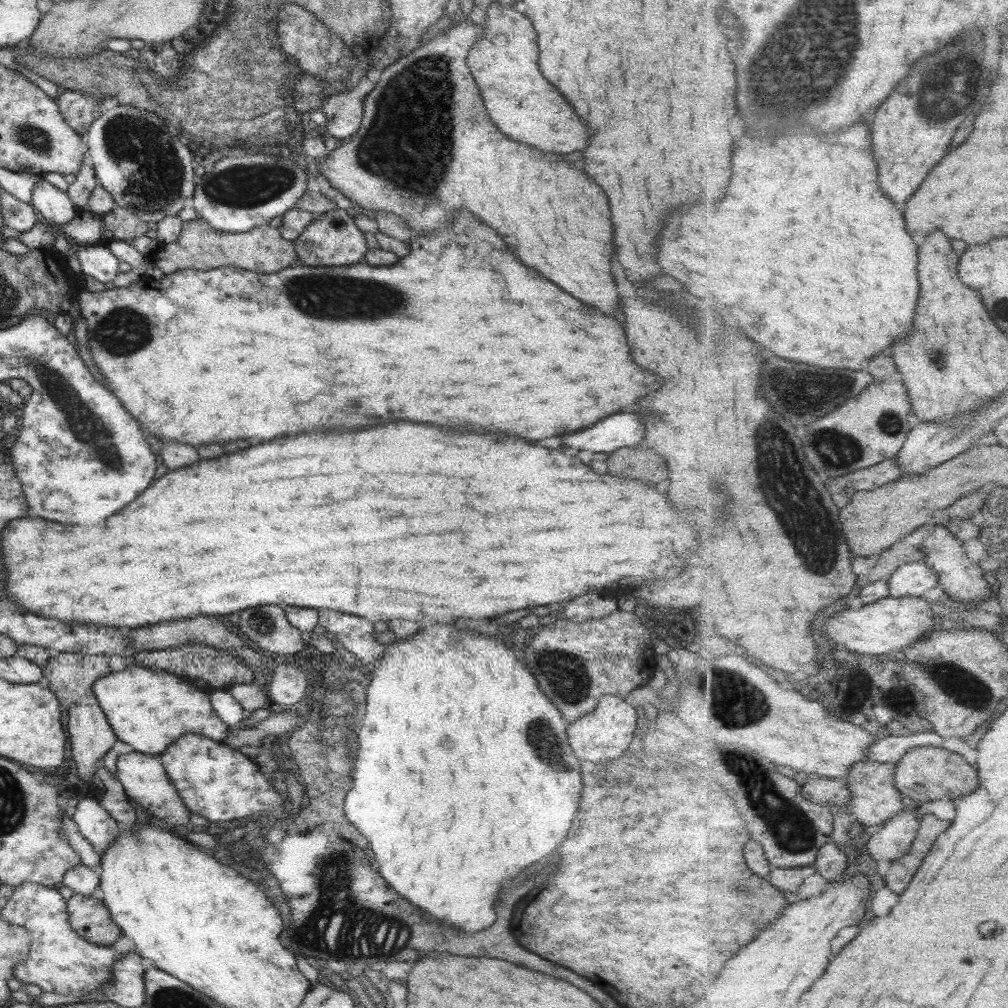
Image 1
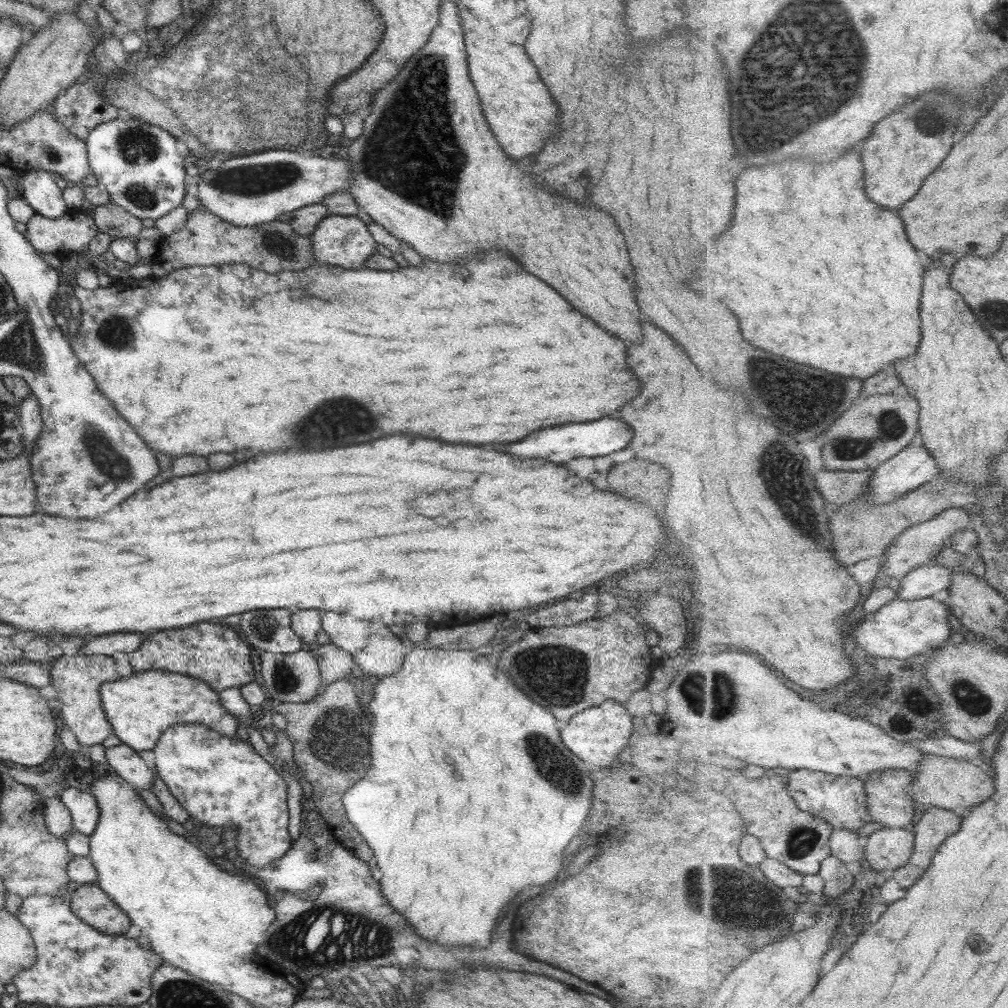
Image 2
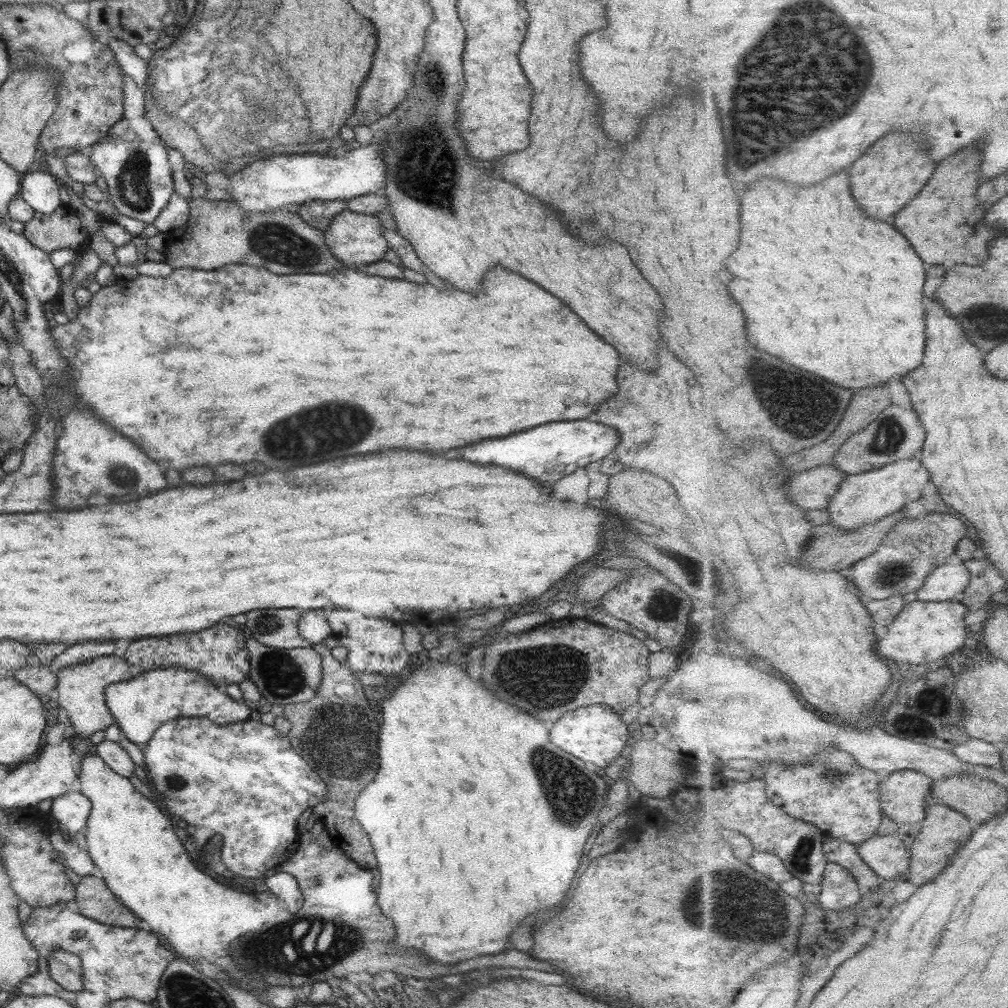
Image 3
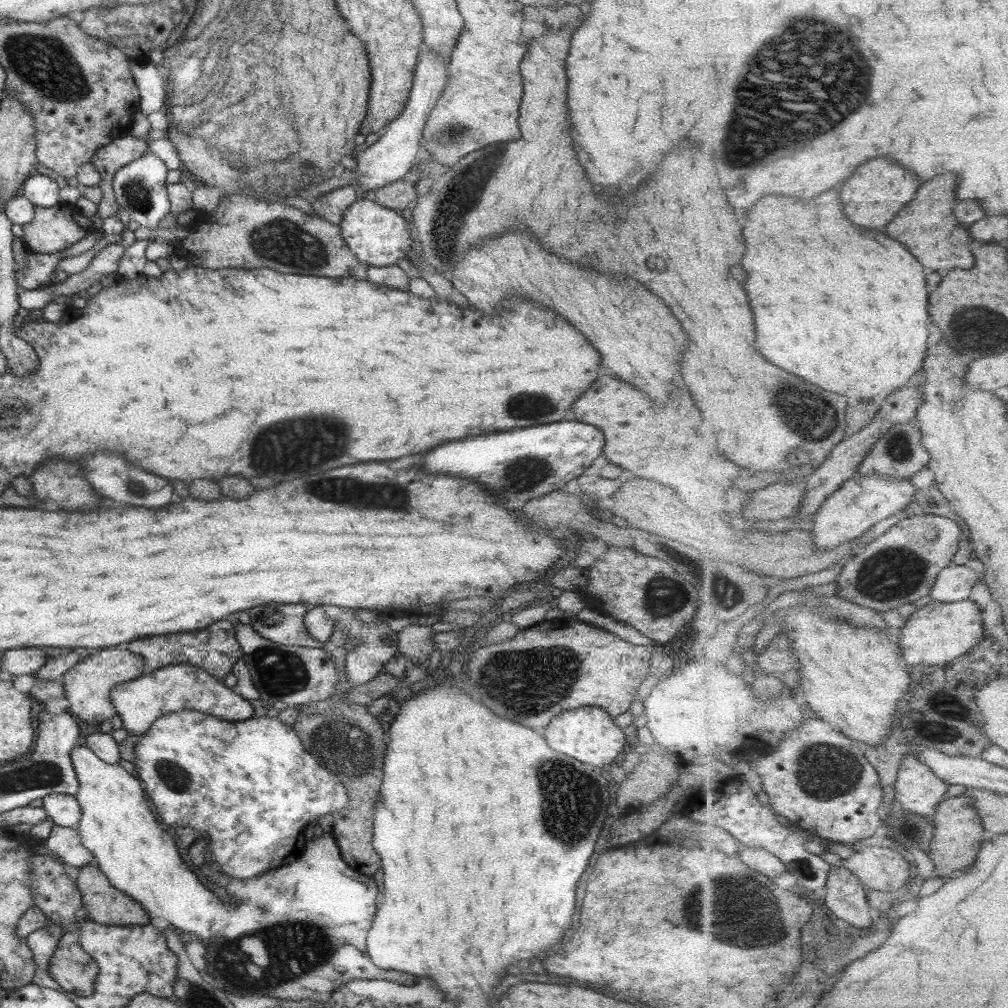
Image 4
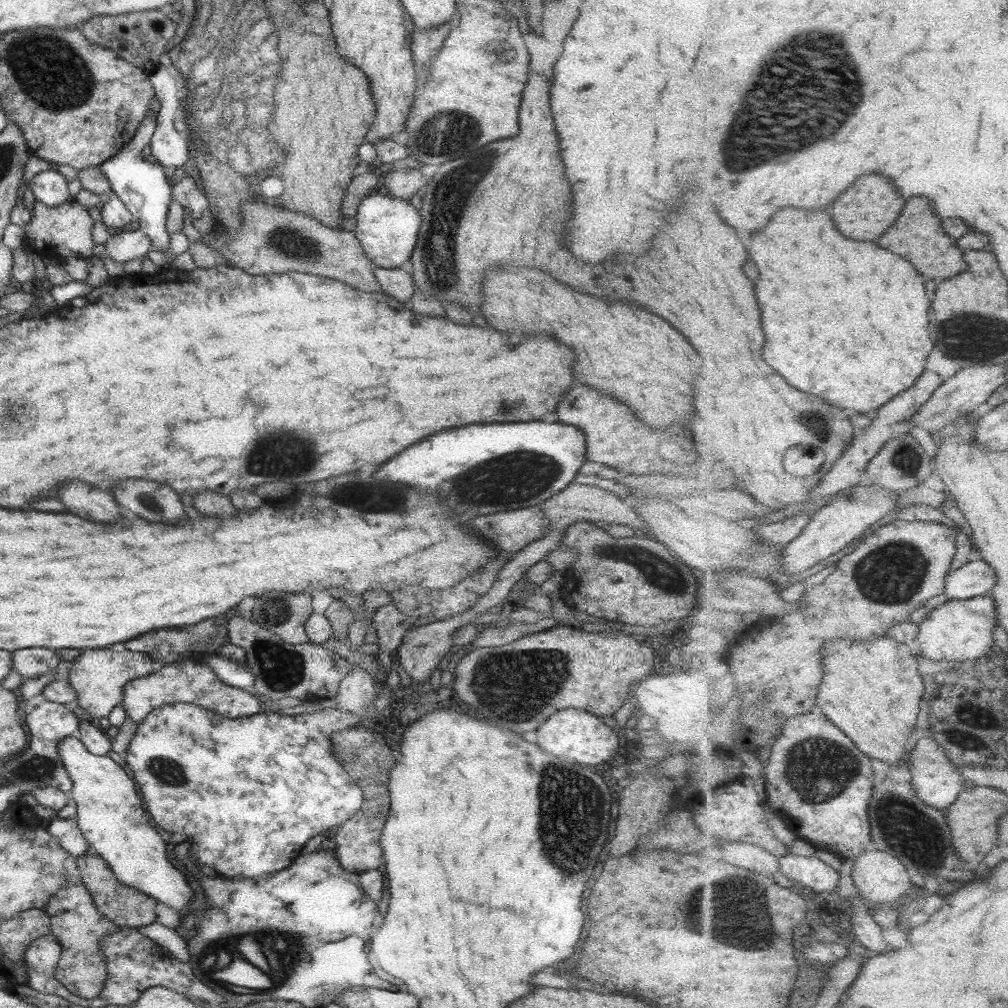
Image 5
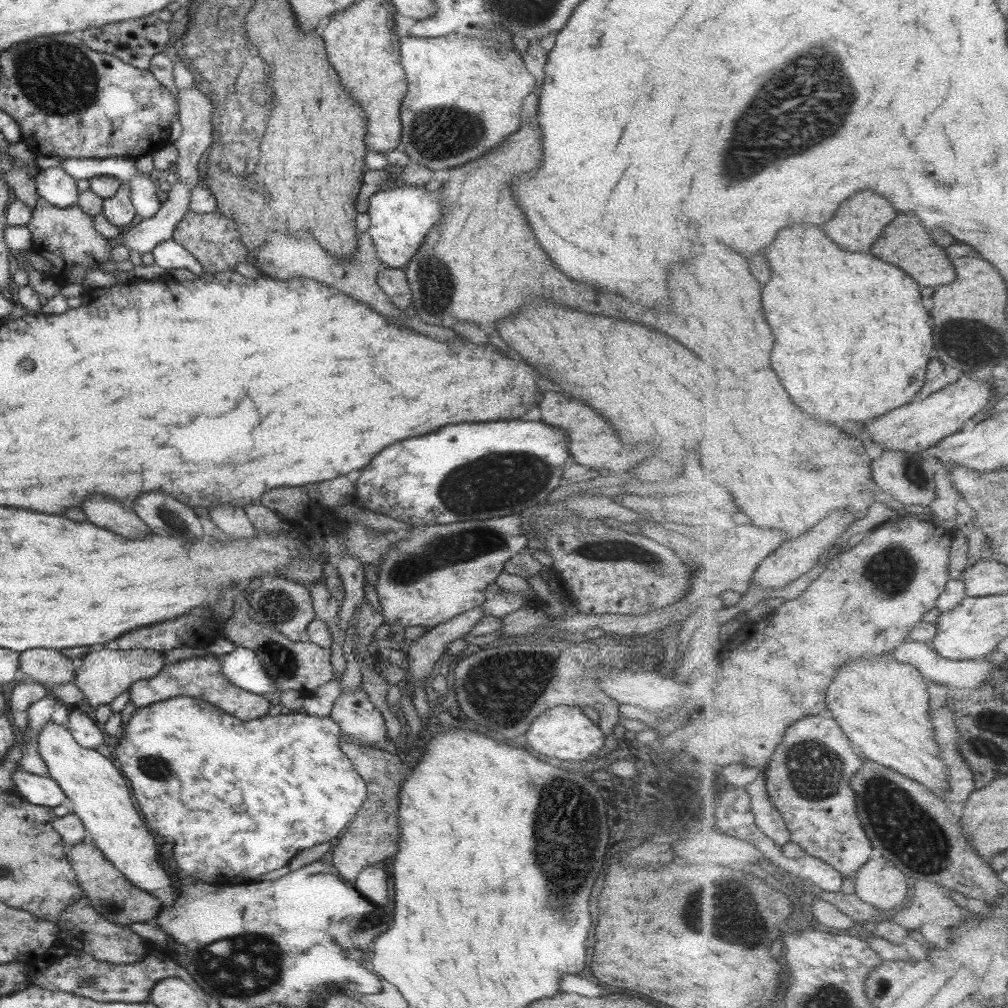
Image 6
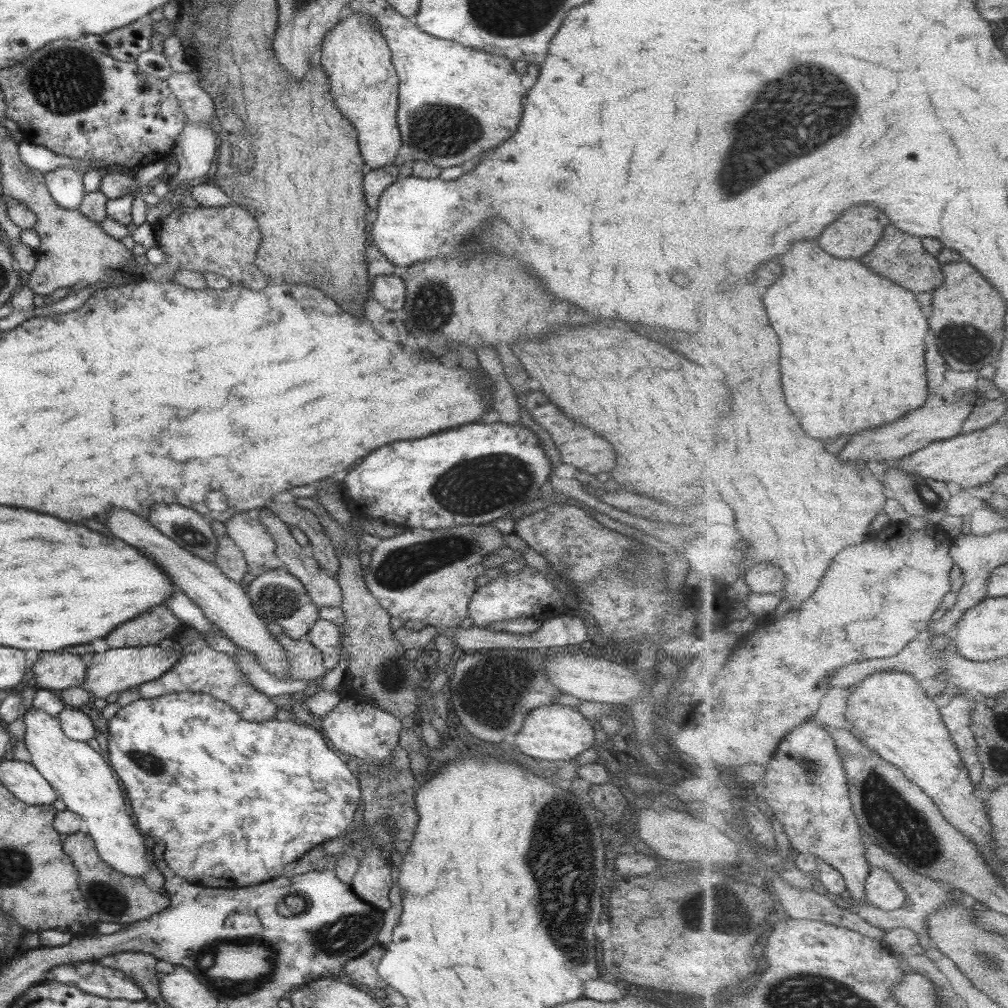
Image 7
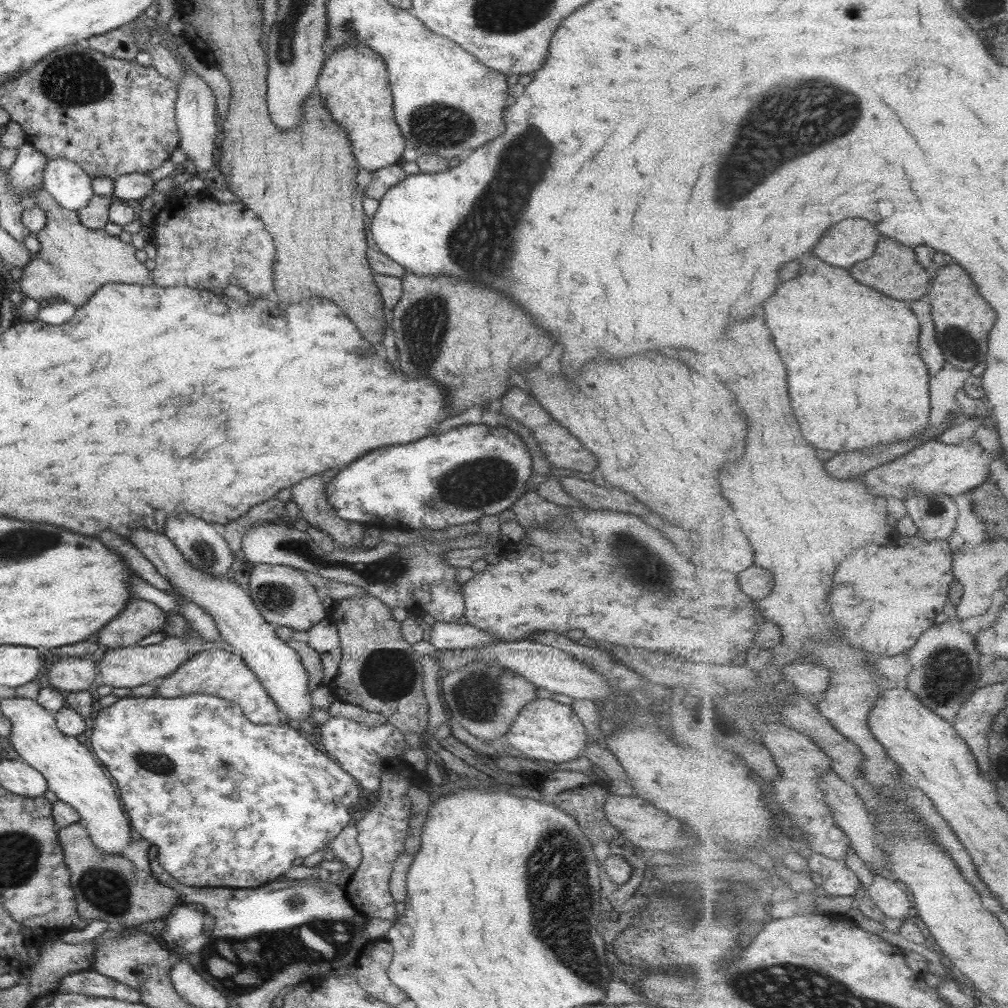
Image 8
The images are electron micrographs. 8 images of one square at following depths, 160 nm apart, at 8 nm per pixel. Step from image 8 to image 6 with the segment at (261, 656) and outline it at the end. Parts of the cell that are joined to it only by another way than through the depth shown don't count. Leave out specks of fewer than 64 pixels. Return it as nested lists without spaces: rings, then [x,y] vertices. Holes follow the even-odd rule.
[[[91,496],[83,502],[83,512],[87,520],[95,526],[101,526],[109,532],[115,532],[125,538],[141,538],[149,534],[151,530],[133,514],[131,508],[123,506],[121,502],[115,502],[105,496]]]

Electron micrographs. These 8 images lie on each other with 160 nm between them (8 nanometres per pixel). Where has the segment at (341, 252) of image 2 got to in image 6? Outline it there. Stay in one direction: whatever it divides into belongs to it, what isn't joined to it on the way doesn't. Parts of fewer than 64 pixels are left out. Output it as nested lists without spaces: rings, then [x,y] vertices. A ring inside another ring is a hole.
[[[387,185],[369,197],[366,212],[370,225],[366,233],[372,240],[377,258],[384,267],[405,270],[406,263],[417,252],[426,234],[442,218],[442,206],[436,192],[429,192],[424,185]]]

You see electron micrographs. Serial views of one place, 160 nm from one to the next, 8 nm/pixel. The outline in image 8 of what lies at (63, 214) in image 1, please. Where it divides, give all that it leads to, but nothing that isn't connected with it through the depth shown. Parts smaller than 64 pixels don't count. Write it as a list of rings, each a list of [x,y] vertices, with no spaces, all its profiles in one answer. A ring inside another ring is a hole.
[[[47,159],[42,172],[42,186],[61,208],[77,211],[93,196],[91,177],[75,162]]]

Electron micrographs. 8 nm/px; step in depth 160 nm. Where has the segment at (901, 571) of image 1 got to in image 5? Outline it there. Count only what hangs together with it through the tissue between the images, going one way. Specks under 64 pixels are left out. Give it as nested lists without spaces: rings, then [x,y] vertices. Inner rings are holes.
[[[983,558],[970,561],[946,578],[945,596],[949,600],[969,600],[991,593],[998,581],[996,571]]]

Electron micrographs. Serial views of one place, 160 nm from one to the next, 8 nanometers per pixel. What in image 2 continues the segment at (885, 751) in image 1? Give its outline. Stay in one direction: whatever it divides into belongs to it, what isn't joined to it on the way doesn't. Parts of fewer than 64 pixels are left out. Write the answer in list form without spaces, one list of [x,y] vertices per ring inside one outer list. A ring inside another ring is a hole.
[[[949,734],[943,738],[912,740],[907,742],[907,744],[909,743],[914,747],[920,748],[927,755],[947,756],[972,763],[980,763],[980,743],[970,743]]]

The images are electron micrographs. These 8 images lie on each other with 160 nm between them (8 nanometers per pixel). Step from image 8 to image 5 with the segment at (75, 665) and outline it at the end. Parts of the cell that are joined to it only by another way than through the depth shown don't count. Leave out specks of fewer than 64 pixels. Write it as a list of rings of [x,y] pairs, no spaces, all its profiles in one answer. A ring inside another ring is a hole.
[[[45,648],[14,650],[11,654],[12,670],[23,677],[35,678],[48,672],[60,671],[63,675],[64,666],[61,659],[53,651]]]

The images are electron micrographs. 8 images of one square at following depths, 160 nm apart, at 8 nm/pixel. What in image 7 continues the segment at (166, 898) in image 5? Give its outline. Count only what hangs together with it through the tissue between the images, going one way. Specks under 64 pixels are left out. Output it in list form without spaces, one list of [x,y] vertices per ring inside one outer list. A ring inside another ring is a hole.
[[[31,707],[21,715],[24,731],[25,748],[30,754],[30,763],[37,770],[38,774],[55,790],[57,799],[65,805],[65,809],[82,818],[82,831],[86,833],[94,843],[99,858],[106,862],[111,868],[122,872],[125,876],[140,877],[148,870],[148,863],[145,859],[145,840],[141,832],[131,821],[129,814],[125,812],[125,800],[119,790],[117,778],[113,778],[114,771],[109,764],[103,760],[101,755],[93,751],[87,743],[67,738],[60,729],[59,721],[49,716],[44,710]]]

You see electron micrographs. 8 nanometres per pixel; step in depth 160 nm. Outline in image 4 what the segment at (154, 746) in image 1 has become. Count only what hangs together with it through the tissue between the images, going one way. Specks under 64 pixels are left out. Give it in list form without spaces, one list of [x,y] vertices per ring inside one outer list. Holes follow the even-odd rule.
[[[188,664],[167,665],[152,670],[150,676],[143,674],[139,678],[118,684],[111,689],[110,701],[121,719],[122,728],[135,739],[149,728],[155,718],[176,710],[194,710],[229,722],[254,716],[248,700],[235,694],[202,668]]]

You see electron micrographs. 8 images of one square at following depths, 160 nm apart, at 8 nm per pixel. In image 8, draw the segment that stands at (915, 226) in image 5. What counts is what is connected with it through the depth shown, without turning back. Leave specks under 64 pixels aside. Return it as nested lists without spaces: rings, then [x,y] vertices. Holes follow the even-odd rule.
[[[885,235],[882,236],[883,238],[880,238],[878,242],[876,253],[849,269],[852,277],[897,300],[911,302],[920,300],[923,295],[928,296],[932,289],[934,273],[920,263],[913,247],[897,240],[891,240]]]

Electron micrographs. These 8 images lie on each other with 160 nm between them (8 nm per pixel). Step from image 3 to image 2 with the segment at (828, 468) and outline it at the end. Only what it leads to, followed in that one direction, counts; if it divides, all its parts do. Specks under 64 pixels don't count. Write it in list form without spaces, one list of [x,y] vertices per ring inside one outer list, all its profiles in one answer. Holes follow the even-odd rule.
[[[820,468],[815,472],[816,485],[827,503],[843,505],[870,491],[874,469],[865,471],[832,471]]]

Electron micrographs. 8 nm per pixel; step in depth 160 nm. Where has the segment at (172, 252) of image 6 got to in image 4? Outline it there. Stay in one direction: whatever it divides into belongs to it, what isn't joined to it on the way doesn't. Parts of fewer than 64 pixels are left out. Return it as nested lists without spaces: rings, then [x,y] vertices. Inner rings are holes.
[[[133,61],[130,63],[130,71],[138,89],[140,112],[146,117],[150,112],[159,110],[166,100],[164,76],[151,62],[139,64]],[[149,149],[133,162],[124,164],[115,172],[112,178],[112,188],[115,202],[119,208],[126,210],[129,218],[137,222],[141,228],[157,228],[159,222],[169,213],[169,200],[165,191],[166,168]]]

